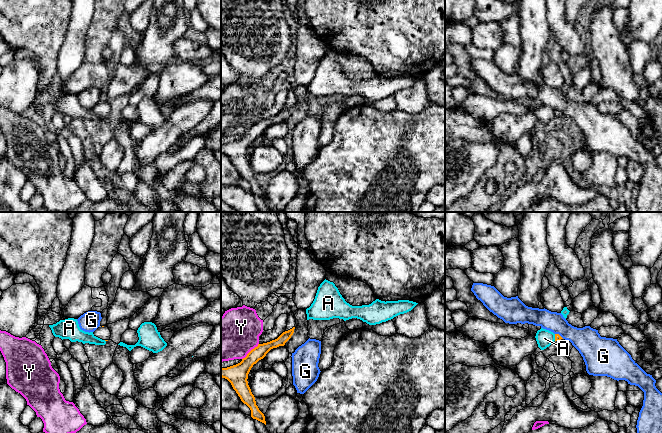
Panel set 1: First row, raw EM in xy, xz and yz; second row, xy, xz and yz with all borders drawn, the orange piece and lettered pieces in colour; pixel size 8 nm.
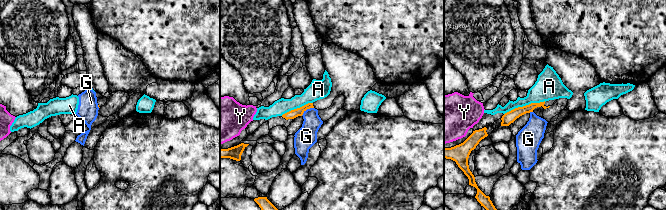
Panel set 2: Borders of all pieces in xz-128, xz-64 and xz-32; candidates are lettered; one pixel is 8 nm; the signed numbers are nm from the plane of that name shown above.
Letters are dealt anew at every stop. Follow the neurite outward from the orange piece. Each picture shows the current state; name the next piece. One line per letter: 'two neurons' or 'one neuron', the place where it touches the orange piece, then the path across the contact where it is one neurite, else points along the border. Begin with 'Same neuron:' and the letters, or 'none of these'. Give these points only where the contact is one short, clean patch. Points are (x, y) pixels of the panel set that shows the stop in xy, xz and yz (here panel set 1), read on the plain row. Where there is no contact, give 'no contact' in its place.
Same neuron: none of these
A: two neurons; contact yz (555, 113); border yz (554, 110), (555, 116)
G: two neurons; contact yz (558, 110); border yz (555, 109), (558, 109), (563, 114)
Y: two neurons; contact xz (250, 127)

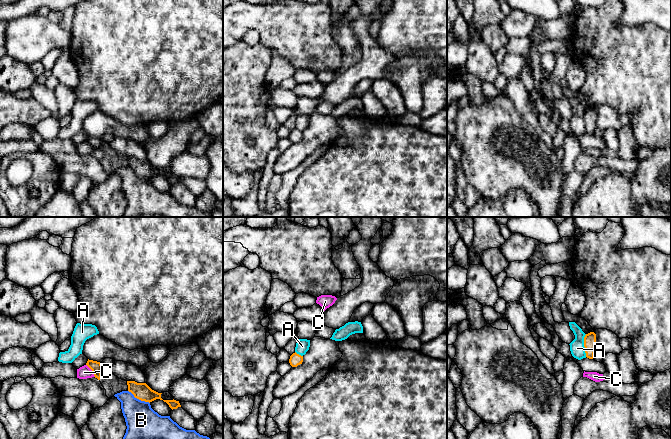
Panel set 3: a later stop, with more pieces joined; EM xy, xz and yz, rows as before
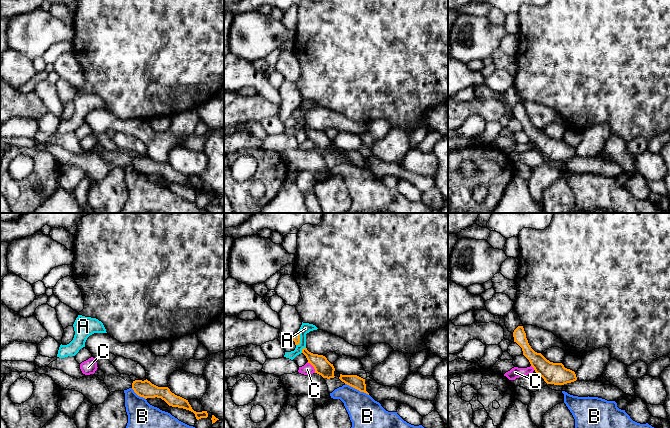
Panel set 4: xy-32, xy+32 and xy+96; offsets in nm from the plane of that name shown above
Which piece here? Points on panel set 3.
Same neuron: none of these
A: two neurons; contact yz (584, 121); border yz (586, 110), (584, 113), (585, 132)
B: two neurons; contact xy (139, 175); border xy (128, 166), (135, 173), (149, 179)
C: two neurons; contact xy (91, 145); border xy (86, 140), (95, 152)

